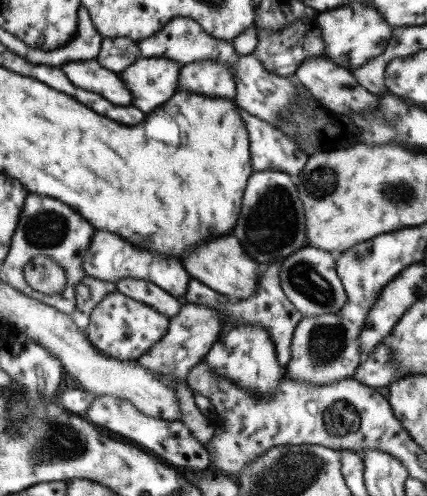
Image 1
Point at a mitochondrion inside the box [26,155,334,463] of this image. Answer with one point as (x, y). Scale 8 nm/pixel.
(273, 217)

